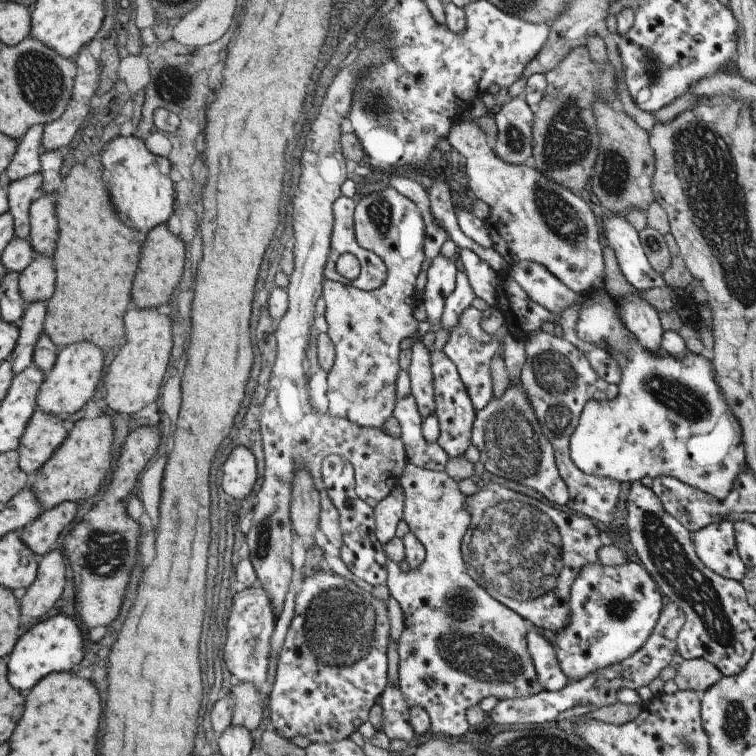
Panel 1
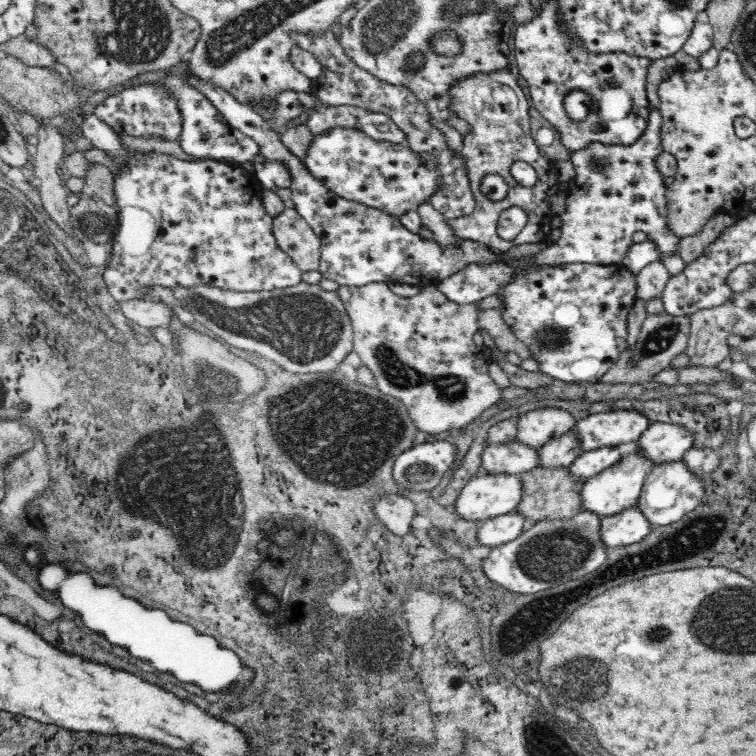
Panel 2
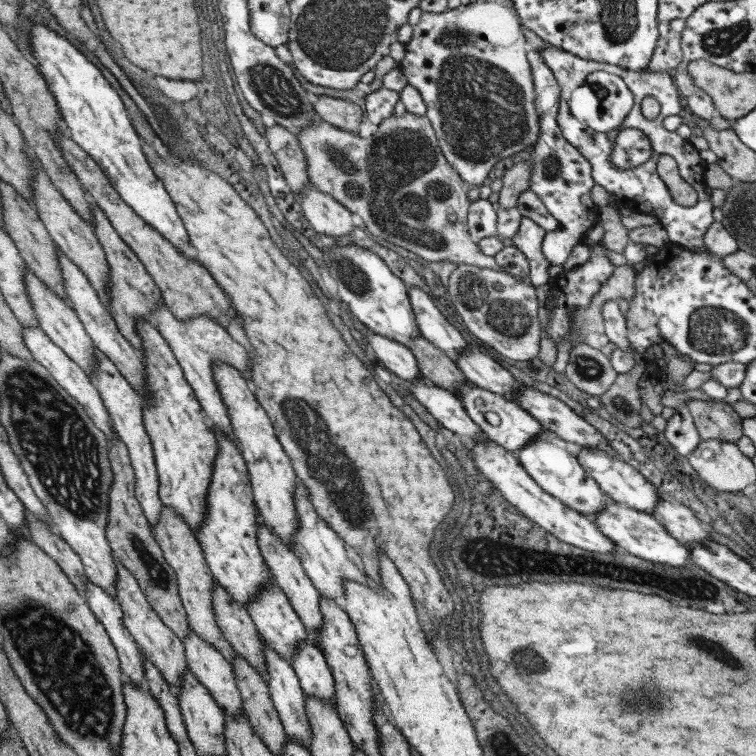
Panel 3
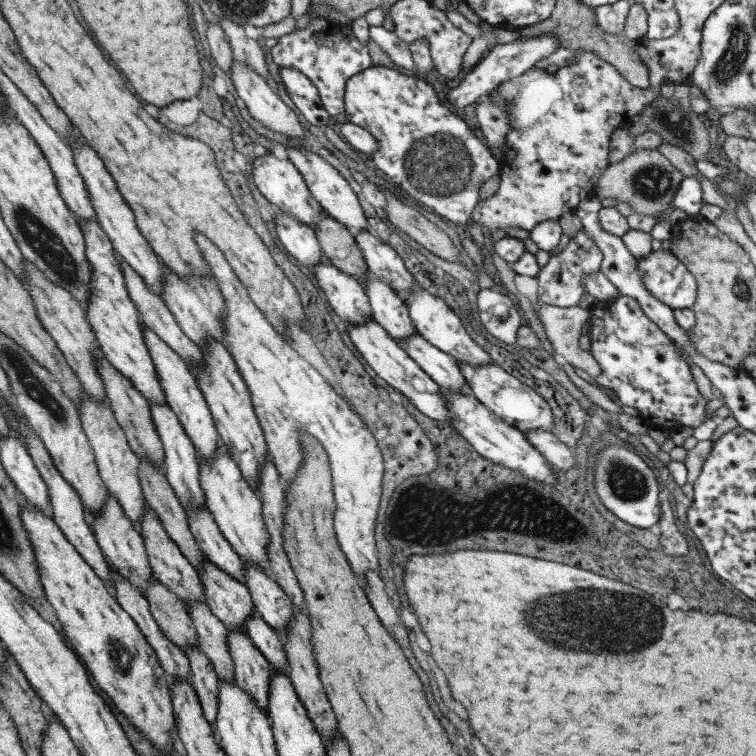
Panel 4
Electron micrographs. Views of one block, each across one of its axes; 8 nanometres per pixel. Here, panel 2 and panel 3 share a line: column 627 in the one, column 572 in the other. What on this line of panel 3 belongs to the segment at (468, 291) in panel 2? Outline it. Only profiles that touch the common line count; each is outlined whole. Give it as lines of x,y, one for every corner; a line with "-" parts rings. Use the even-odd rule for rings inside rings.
527,49
526,59
533,80
533,94
535,94
533,106
535,106
537,124
539,124
539,135
527,158
531,168
528,190
539,198
547,212
557,221
557,229
545,233
541,241
541,252
551,266
562,267
565,260
569,258
573,246
580,244
585,230
589,230
598,223
599,207
590,198
594,182
591,178
589,162
561,136
555,120
559,104
559,84
536,50

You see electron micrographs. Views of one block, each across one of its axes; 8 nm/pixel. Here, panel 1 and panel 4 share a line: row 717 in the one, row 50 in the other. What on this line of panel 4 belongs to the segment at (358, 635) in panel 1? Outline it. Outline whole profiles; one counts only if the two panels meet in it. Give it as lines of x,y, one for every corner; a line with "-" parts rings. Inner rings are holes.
311,18
304,28
279,37
277,44
270,48
269,56
279,67
299,70
305,78
309,78
317,89
321,106
331,117
344,112
344,86
348,78
371,64
366,46
359,44
349,25
317,18

